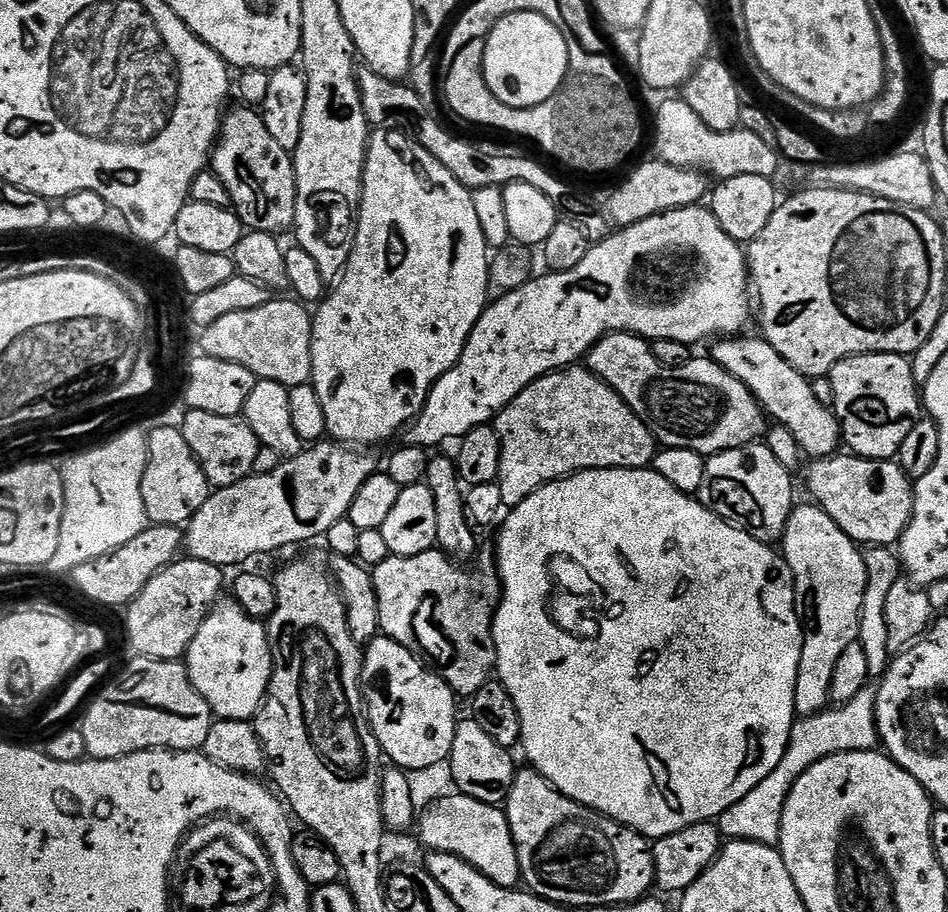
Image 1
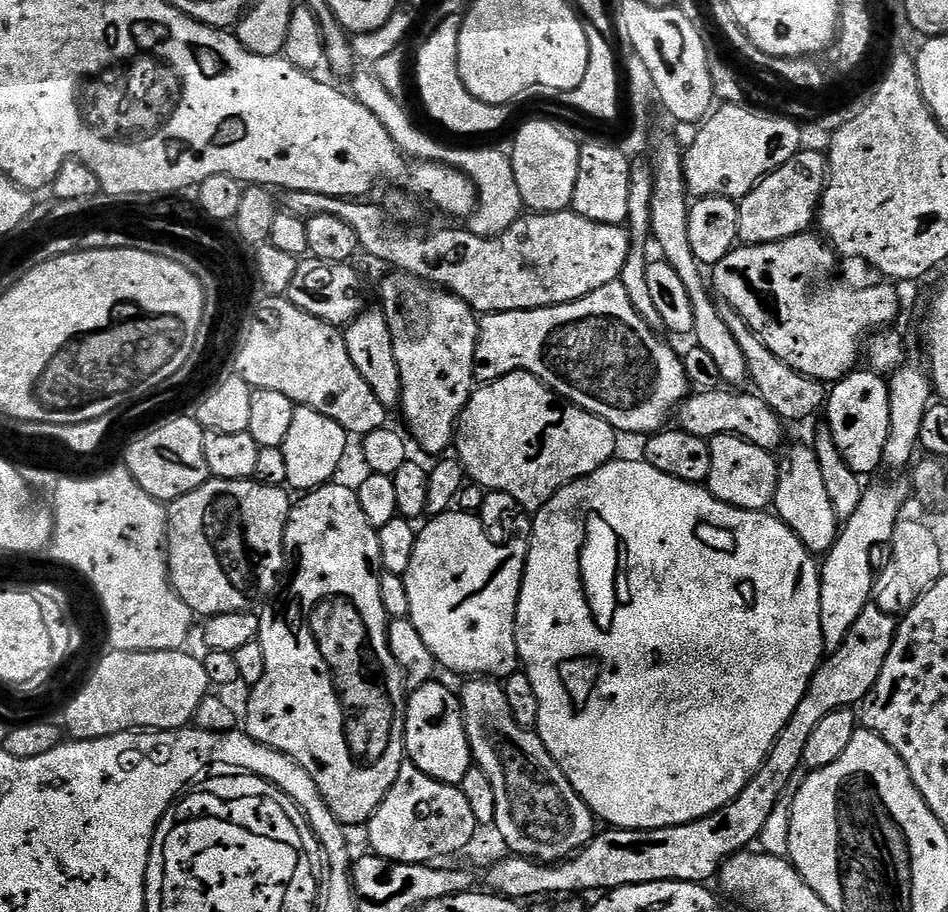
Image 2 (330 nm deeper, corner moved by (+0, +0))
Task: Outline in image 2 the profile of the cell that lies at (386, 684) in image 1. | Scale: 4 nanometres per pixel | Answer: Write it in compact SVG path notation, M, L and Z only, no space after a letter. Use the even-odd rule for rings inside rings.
M429 682L411 689L404 705L404 751L407 759L418 766L430 778L444 784L460 785L473 767L472 751L464 729L464 715L460 709L460 697L444 684Z

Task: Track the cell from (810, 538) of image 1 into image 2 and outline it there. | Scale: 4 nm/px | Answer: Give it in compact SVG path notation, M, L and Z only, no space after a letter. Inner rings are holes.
M796 444L784 460L779 461L780 477L776 483L774 501L775 515L793 532L813 554L827 554L834 546L838 521L834 514L834 506L830 506L830 497L826 494L826 485L822 479L822 469L818 467L815 447Z

